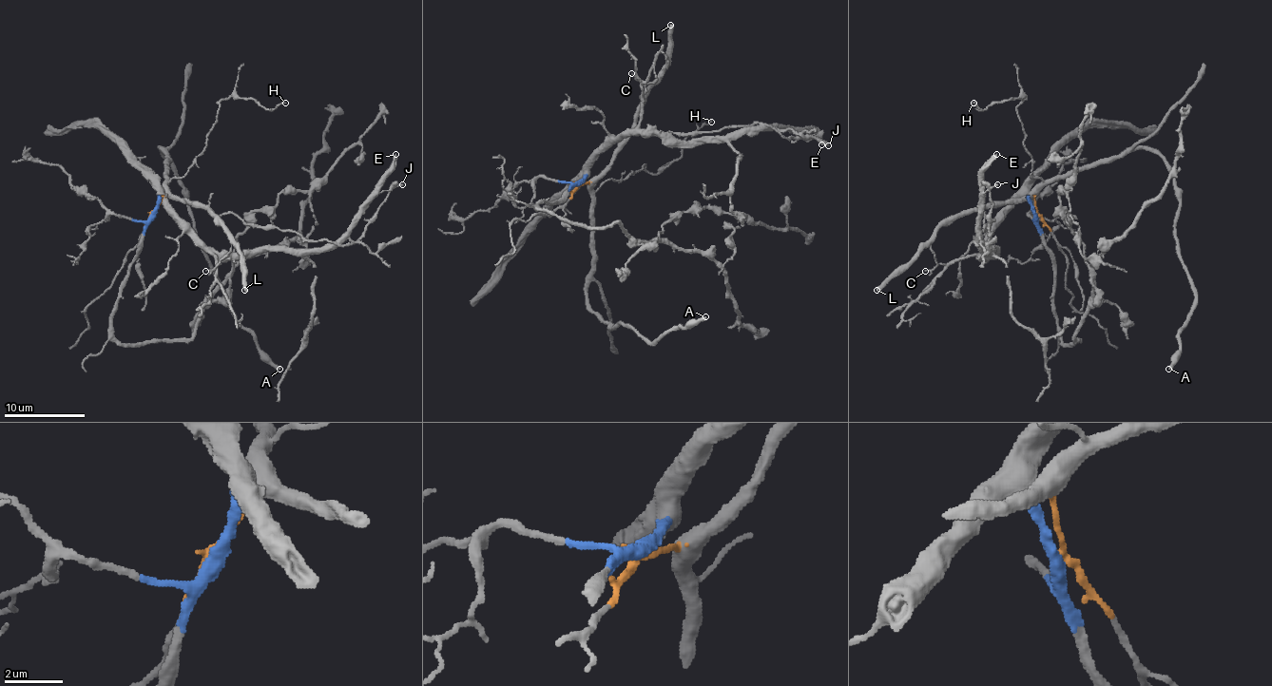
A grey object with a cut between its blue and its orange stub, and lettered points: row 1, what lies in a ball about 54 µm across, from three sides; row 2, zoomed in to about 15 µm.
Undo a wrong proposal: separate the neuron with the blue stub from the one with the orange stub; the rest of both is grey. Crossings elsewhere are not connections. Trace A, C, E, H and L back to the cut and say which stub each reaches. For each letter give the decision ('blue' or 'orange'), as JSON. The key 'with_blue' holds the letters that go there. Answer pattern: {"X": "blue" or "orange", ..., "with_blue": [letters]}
{"A": "orange", "C": "orange", "E": "blue", "H": "orange", "L": "orange", "with_blue": ["E"]}

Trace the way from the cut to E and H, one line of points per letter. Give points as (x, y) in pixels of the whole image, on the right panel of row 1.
E: (1037, 214), (1023, 196), (994, 228), (987, 255), (992, 250), (987, 250), (981, 238), (981, 172), (996, 153)
H: (1037, 214), (1035, 196), (1043, 181), (1031, 176), (1023, 145), (1017, 109), (1025, 97), (987, 109), (973, 103)

